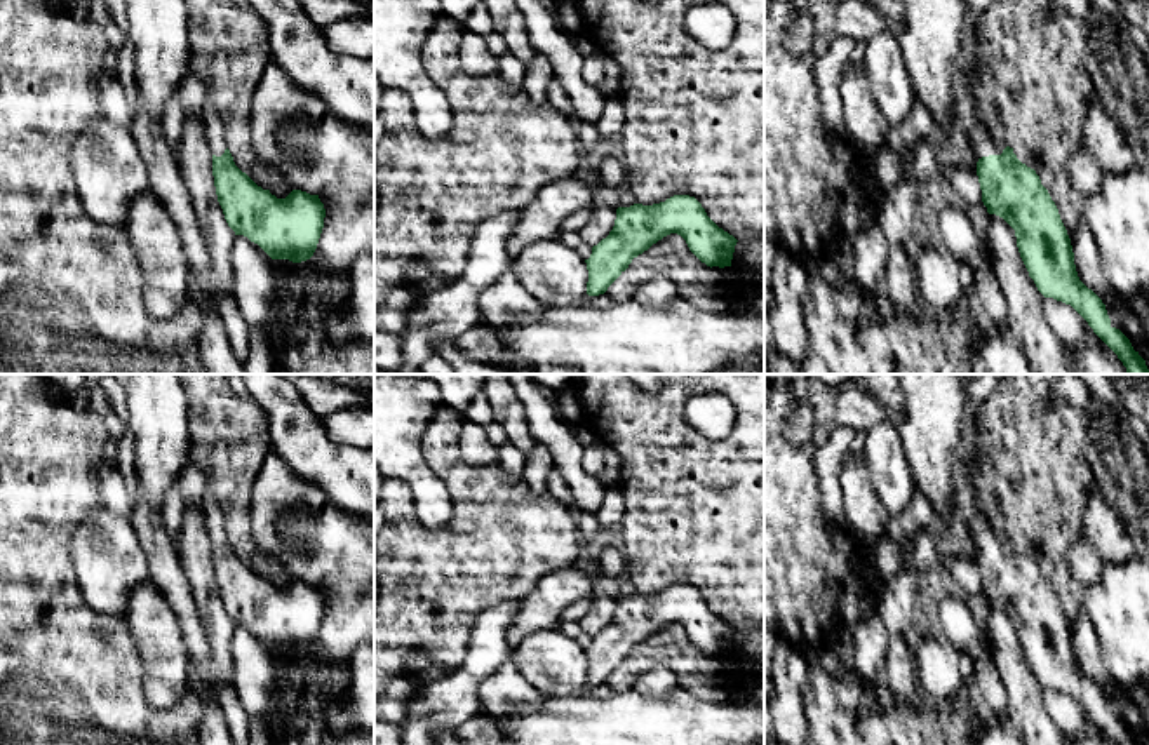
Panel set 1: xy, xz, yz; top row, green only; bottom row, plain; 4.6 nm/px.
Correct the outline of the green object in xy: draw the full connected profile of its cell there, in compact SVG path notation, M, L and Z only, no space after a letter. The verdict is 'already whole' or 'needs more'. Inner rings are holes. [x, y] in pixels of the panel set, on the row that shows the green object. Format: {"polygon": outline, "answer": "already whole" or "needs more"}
{"polygon": "M207 92L205 138L212 153L218 202L235 235L247 237L272 259L292 263L310 259L326 218L319 195L292 190L286 198L277 198L242 172L228 150L211 92Z", "answer": "needs more"}

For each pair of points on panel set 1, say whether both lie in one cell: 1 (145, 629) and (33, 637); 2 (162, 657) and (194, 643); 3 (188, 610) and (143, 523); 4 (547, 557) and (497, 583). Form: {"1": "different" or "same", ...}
{"1": "different", "2": "different", "3": "same", "4": "same"}

